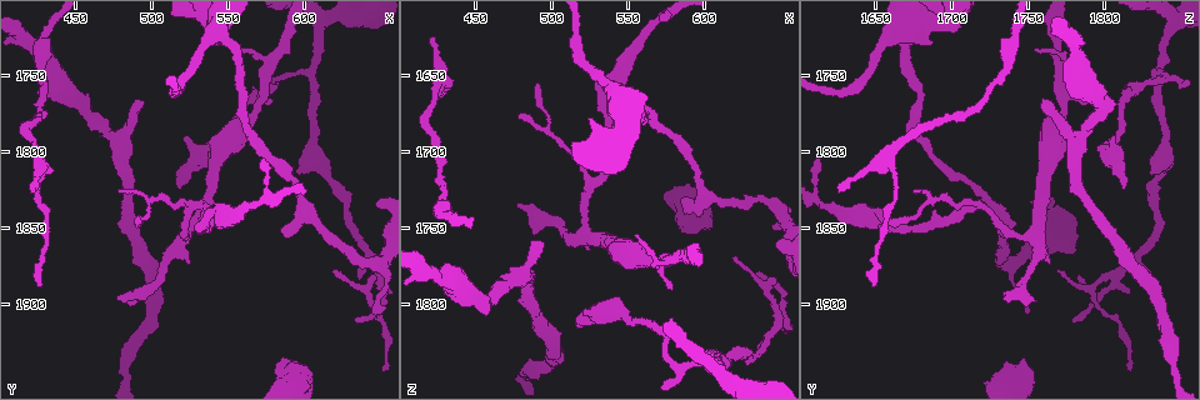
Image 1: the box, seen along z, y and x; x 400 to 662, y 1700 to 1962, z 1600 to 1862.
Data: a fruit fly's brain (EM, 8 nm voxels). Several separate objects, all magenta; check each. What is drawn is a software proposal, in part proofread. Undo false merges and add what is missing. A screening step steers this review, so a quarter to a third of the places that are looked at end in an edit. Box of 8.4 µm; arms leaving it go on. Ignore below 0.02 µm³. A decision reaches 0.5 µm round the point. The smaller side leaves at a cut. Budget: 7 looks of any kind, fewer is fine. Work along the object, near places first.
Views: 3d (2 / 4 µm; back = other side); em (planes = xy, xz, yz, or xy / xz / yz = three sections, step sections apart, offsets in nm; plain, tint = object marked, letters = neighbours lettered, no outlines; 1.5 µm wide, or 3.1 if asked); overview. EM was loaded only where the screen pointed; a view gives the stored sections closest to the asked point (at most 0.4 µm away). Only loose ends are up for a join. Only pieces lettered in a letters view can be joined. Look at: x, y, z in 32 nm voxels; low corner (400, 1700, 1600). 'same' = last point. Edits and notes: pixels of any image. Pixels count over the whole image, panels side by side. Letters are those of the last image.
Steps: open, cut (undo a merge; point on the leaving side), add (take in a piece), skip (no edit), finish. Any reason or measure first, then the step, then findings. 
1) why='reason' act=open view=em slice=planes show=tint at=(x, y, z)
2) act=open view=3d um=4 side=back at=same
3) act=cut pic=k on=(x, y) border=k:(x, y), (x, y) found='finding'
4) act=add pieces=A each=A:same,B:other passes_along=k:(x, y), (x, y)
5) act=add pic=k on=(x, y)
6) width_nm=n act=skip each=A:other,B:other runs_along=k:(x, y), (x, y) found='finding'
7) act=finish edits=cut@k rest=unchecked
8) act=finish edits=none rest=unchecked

why='free end' act=open view=3d um=4 at=(420, 1828, 1628)

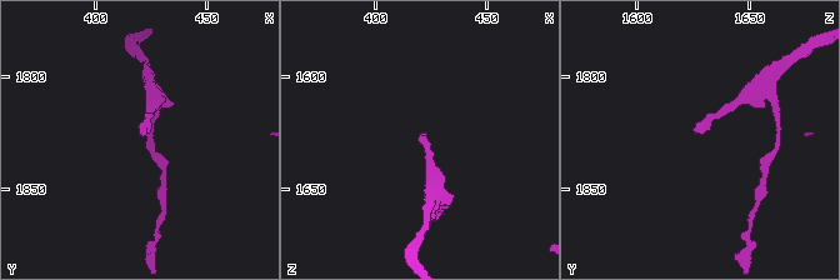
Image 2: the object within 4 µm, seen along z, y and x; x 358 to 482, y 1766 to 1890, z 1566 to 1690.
why='now the EM' act=open view=em slice=xz step=8 show=tint at=(423, 1827, 1627)

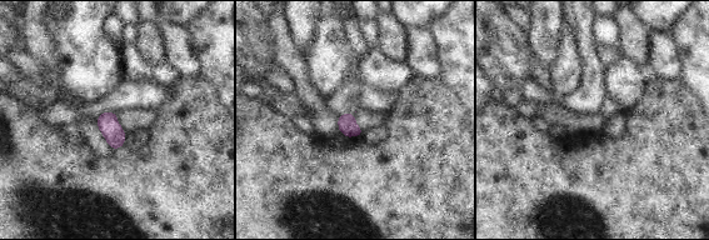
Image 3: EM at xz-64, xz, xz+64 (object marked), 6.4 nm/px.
why='cut it another way' act=open view=em slice=yz step=4 show=letters at=same

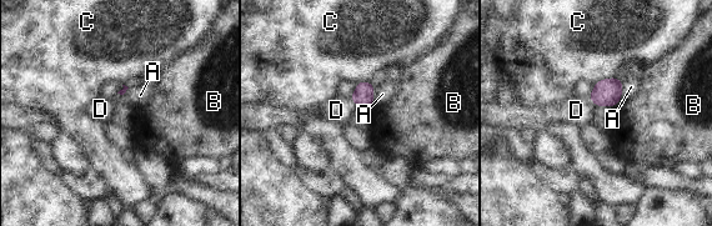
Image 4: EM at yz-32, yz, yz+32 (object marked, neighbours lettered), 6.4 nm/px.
act=add pieces=D each=A:other,B:other,C:other,D:same passes_along=4:(607, 93), (591, 100), (576, 110) found='it goes on there'

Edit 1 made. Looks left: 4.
why='redraw' act=open view=overview

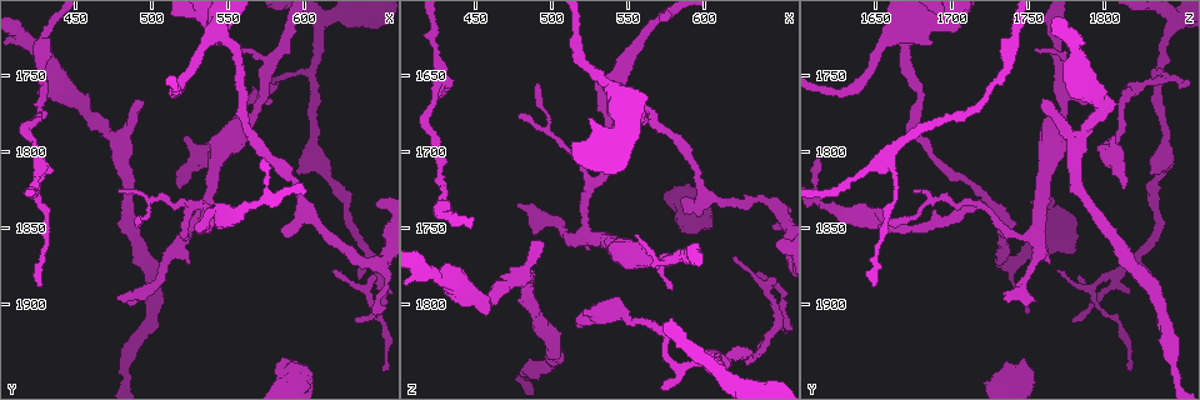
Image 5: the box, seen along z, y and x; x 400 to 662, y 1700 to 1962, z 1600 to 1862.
why='branch stops here' act=open view=3d um=2 at=(490, 1766, 1758)

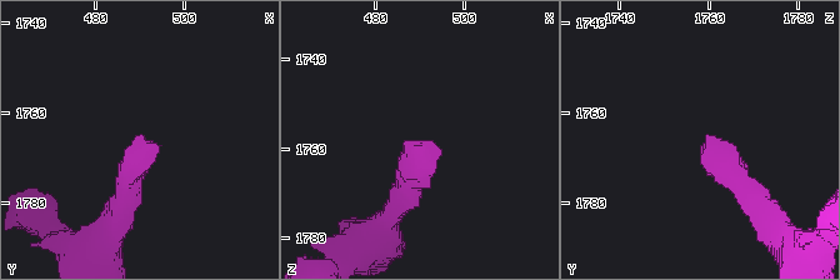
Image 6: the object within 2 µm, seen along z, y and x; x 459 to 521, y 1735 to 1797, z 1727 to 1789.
why='now the EM' act=open view=em slice=xz step=4 show=letters at=(491, 1766, 1760)

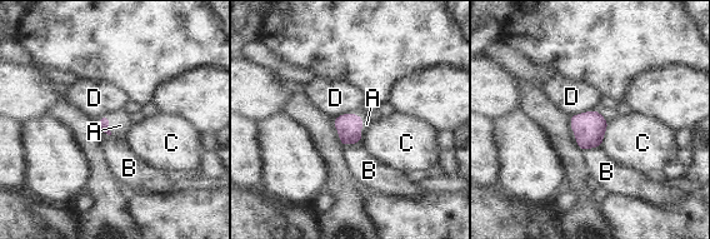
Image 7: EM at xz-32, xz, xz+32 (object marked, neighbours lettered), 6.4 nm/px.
why='another direction' act=open view=em slice=yz step=4 show=letters at=same

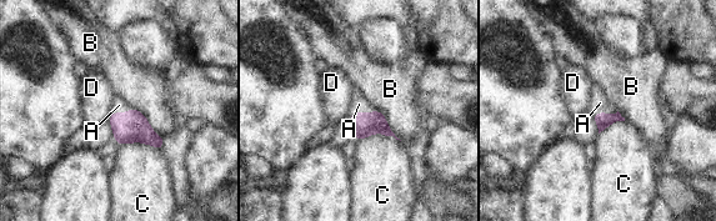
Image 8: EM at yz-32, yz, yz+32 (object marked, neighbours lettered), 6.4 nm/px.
act=add pieces=A each=A:same,B:other,C:other,D:other passes_along=8:(366, 124), (362, 112), (359, 104) found='the cell continues'

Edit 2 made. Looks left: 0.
act=finish edits=add@4,add@8 rest=unchecked

